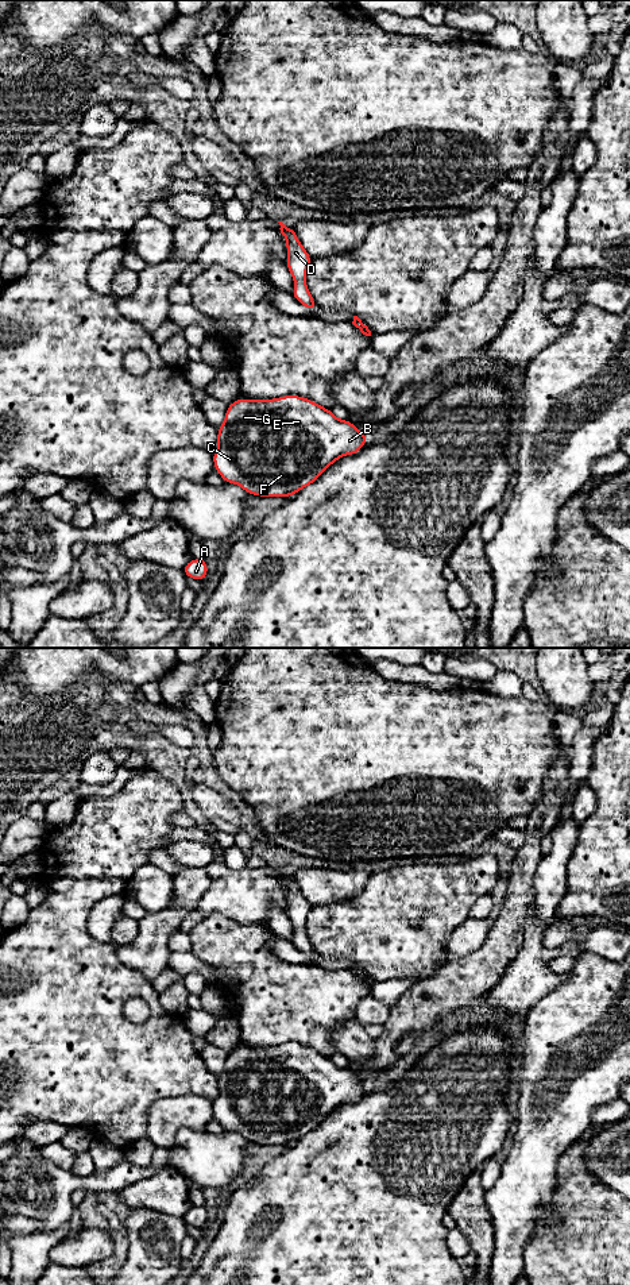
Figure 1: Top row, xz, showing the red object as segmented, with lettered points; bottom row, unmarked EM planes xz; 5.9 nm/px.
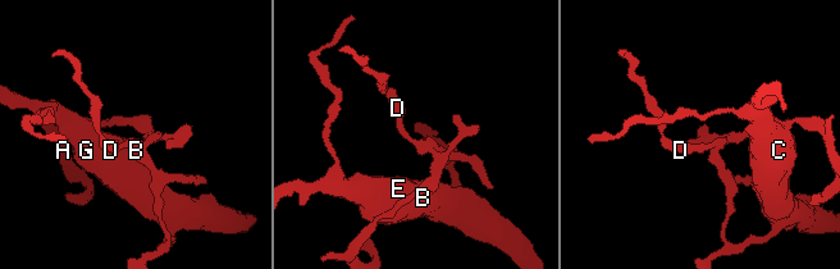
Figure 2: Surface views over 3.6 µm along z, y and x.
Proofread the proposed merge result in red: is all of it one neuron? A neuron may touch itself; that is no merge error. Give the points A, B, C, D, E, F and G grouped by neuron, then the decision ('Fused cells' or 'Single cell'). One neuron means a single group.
Groups: A D / B C E F G. Fused cells

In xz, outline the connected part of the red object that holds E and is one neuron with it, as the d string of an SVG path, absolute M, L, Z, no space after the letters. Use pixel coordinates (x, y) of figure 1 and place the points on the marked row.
M283 395L274 400L239 398L228 405L225 420L217 429L219 445L213 452L214 470L224 483L236 483L247 494L258 497L293 497L345 455L356 455L367 443L368 436L362 433L349 420L337 418L331 409L301 395Z

